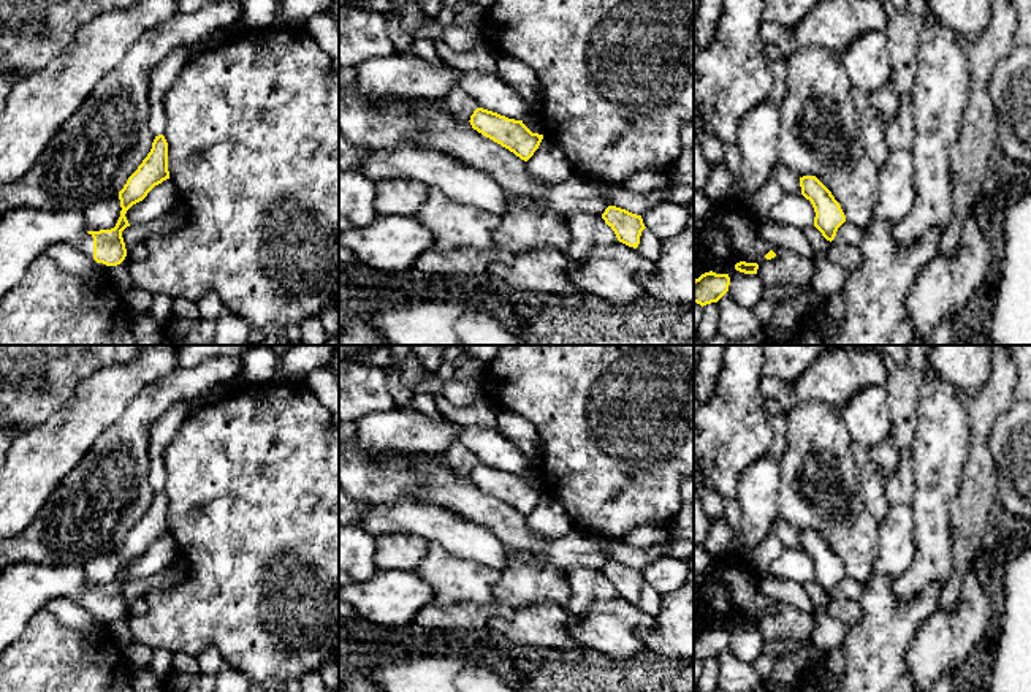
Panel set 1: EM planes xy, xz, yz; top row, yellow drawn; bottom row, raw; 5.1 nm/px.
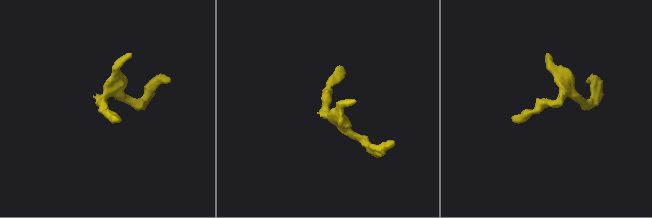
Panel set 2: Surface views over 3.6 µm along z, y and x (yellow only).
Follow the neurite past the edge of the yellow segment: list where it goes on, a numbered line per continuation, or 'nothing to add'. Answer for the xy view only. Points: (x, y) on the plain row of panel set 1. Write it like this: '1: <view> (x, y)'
1: xy (26, 588)

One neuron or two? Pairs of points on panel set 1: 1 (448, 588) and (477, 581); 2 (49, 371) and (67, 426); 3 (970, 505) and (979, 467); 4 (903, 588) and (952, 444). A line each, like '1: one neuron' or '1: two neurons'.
1: one neuron
2: two neurons
3: one neuron
4: one neuron

